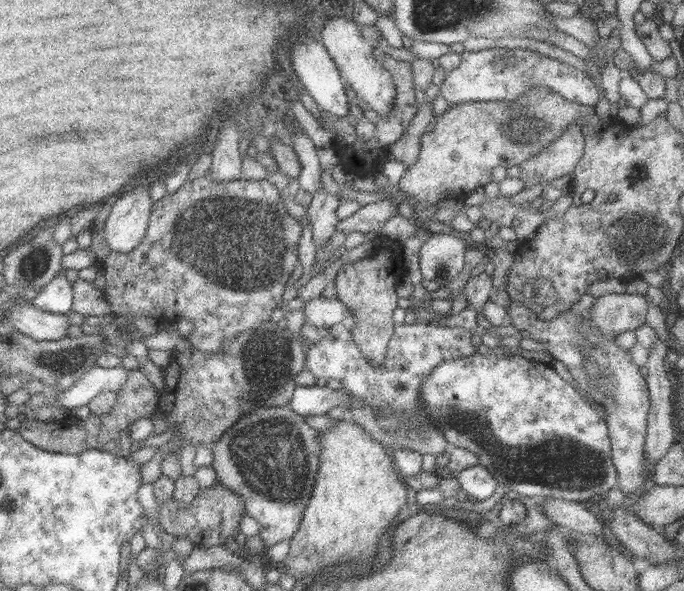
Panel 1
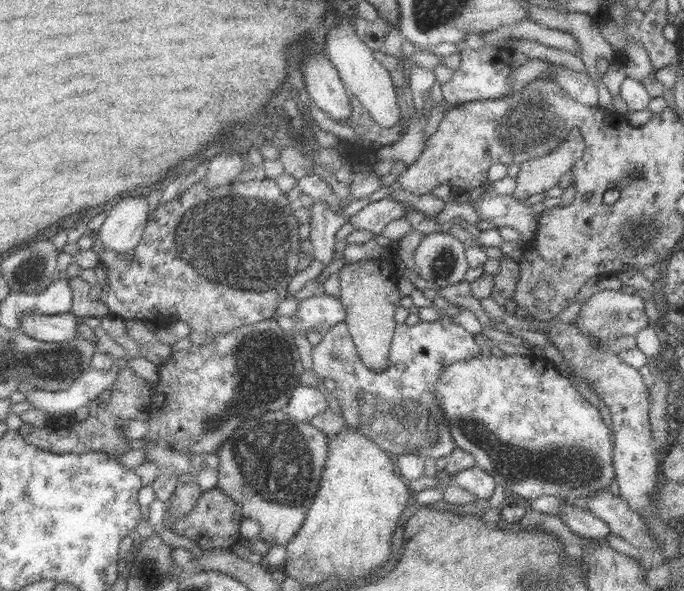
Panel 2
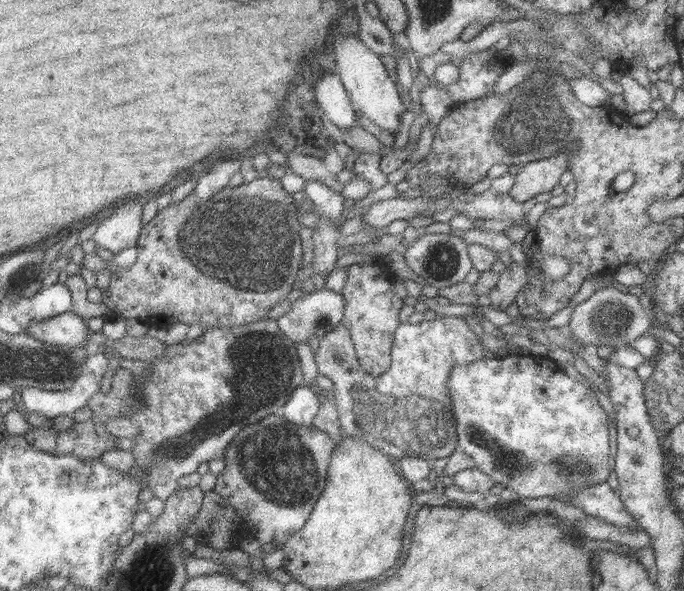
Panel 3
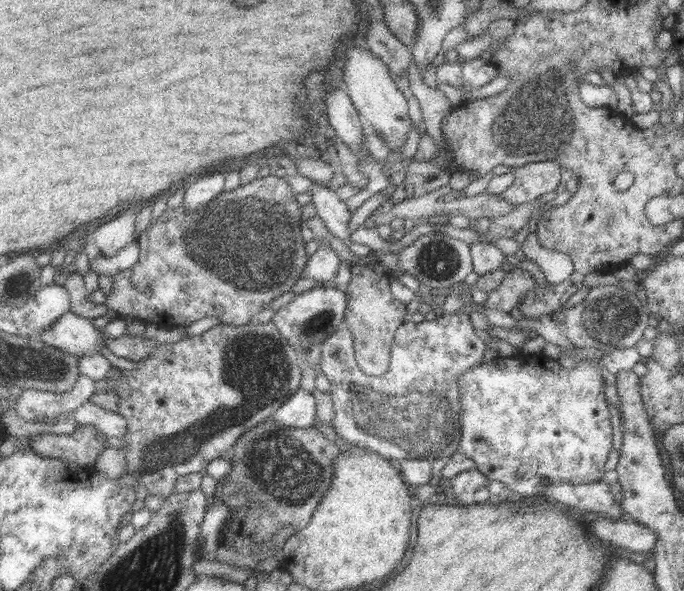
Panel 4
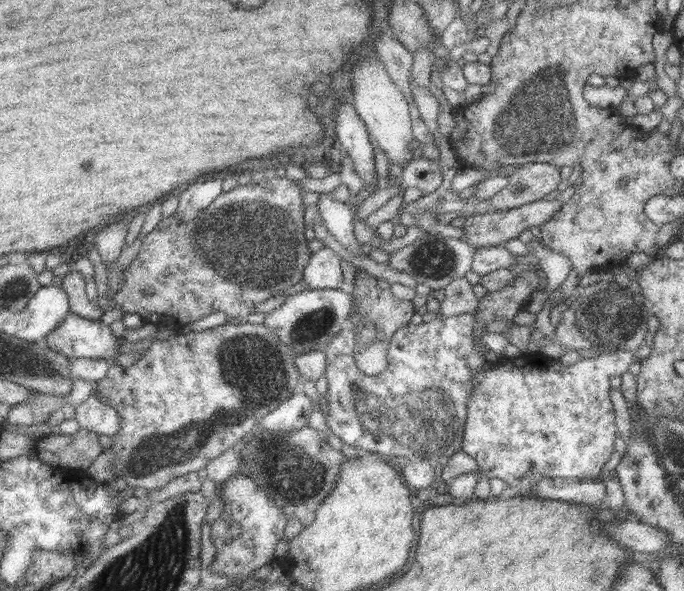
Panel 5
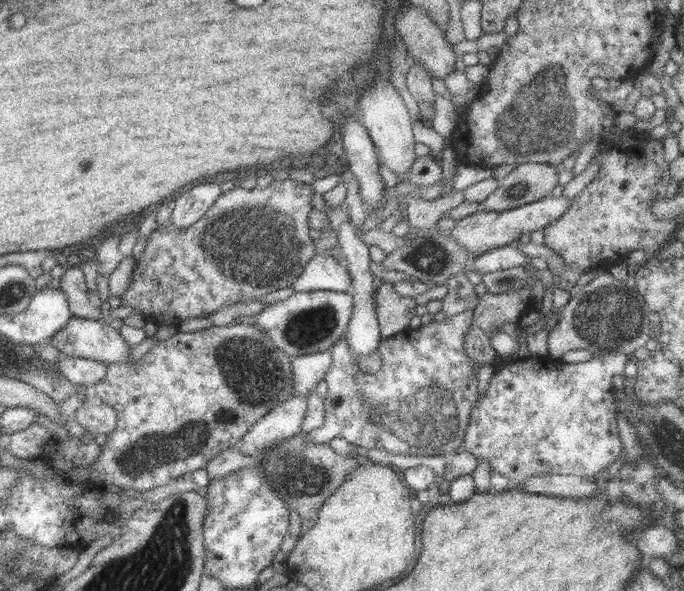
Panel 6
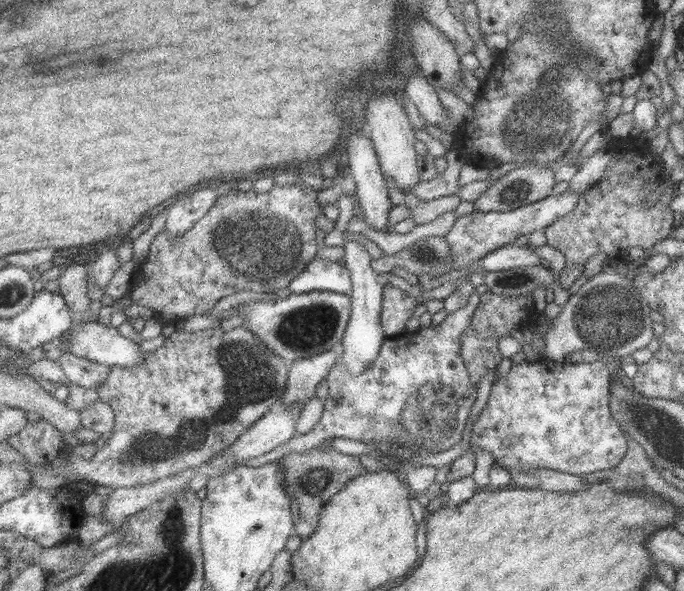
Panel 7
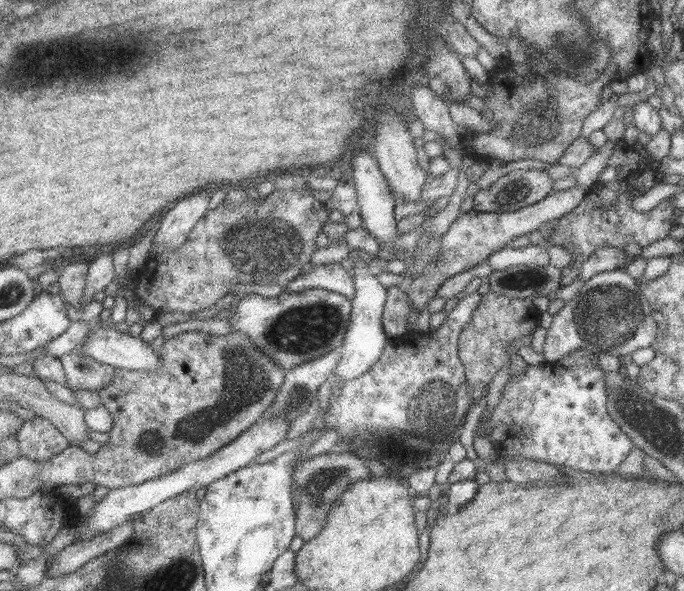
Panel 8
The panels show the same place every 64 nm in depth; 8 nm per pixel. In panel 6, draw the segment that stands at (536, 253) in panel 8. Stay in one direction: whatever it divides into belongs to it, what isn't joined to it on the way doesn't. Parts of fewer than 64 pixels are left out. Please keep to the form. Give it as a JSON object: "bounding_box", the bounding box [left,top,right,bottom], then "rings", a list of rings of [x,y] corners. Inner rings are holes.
{"bounding_box":[471,245,530,274],"rings":[[[512,245],[502,246],[500,248],[492,248],[475,256],[471,260],[471,268],[481,274],[496,272],[507,268],[522,267],[530,264],[530,257],[524,255],[522,251],[518,251]]]}

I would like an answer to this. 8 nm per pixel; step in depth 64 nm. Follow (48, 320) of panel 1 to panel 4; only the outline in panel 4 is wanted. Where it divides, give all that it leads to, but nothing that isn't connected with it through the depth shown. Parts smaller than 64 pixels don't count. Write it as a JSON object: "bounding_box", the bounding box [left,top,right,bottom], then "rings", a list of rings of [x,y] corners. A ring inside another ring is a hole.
{"bounding_box":[40,311,108,356],"rings":[[[72,311],[60,318],[60,322],[52,328],[44,330],[40,338],[69,353],[86,356],[107,346],[107,340],[102,339],[103,334],[108,337],[106,330],[96,328],[92,319],[83,318]]]}

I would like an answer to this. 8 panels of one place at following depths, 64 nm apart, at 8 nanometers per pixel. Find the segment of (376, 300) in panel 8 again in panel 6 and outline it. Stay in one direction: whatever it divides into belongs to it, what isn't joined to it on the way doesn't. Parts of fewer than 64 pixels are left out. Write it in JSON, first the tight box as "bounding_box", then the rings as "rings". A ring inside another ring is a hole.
{"bounding_box":[329,207,384,364],"rings":[[[334,207],[333,211],[329,213],[331,219],[331,229],[338,232],[339,245],[343,249],[344,258],[349,262],[350,272],[352,272],[352,278],[356,285],[357,293],[356,297],[356,313],[354,314],[349,332],[348,338],[353,351],[355,352],[356,362],[359,364],[359,358],[362,355],[370,354],[378,349],[378,346],[382,344],[383,328],[380,323],[380,315],[378,315],[378,308],[375,301],[375,294],[379,284],[384,282],[380,277],[376,277],[370,264],[372,264],[372,254],[370,254],[370,246],[363,240],[359,231],[356,231],[357,227],[350,222],[350,216],[346,210],[342,210],[342,207]]]}

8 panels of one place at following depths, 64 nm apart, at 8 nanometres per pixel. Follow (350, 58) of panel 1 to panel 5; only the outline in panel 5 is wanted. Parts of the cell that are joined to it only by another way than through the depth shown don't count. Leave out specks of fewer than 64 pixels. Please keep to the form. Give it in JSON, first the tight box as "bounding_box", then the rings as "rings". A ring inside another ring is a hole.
{"bounding_box":[353,55,416,164],"rings":[[[375,55],[372,58],[360,58],[354,67],[353,82],[354,105],[370,128],[374,142],[377,142],[378,146],[386,152],[390,164],[406,163],[416,158],[410,146],[414,133],[409,102],[388,74],[387,64]]]}

